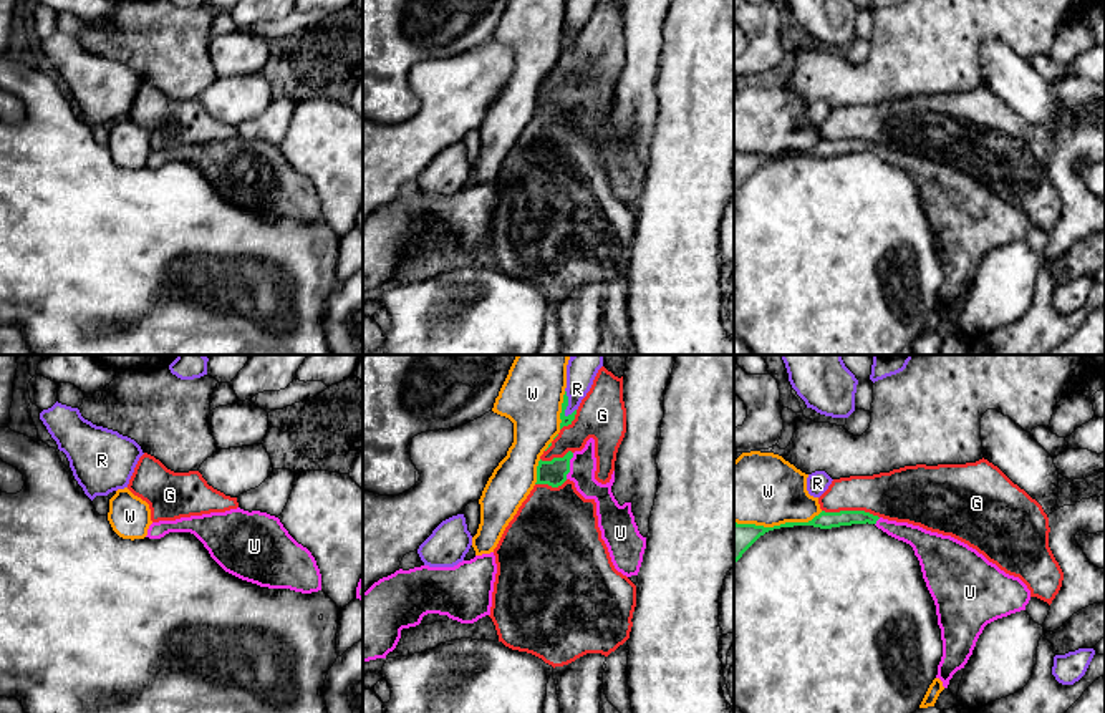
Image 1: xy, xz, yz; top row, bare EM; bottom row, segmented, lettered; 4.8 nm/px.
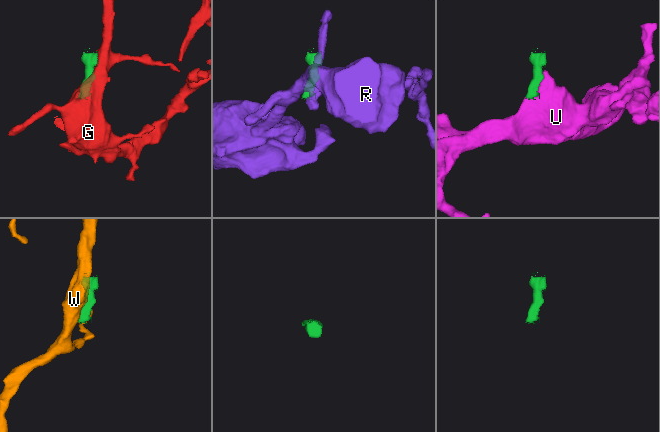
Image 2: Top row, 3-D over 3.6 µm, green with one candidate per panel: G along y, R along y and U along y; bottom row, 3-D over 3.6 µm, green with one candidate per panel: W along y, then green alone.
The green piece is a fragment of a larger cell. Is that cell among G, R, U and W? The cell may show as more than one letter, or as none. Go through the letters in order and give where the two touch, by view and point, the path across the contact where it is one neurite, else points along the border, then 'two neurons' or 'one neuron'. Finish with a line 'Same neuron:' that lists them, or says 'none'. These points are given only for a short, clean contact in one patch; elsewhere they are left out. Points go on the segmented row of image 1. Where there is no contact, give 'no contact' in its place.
G: contact yz (850, 511); two neurons
R: contact xz (567, 403); border xz (565, 390), (567, 417); two neurons
U: contact xz (569, 466); one neuron
W: contact yz (777, 526); two neurons
Same neuron: U

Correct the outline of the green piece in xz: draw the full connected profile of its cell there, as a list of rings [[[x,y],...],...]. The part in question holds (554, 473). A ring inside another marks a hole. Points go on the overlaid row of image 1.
[[[590,438],[581,451],[568,451],[563,458],[553,458],[552,461],[540,459],[535,484],[558,487],[567,479],[573,481],[585,499],[596,502],[598,527],[615,569],[626,577],[638,575],[646,537],[638,531],[631,502],[620,506],[611,492],[615,471],[606,484],[595,479],[595,471],[595,439]]]

